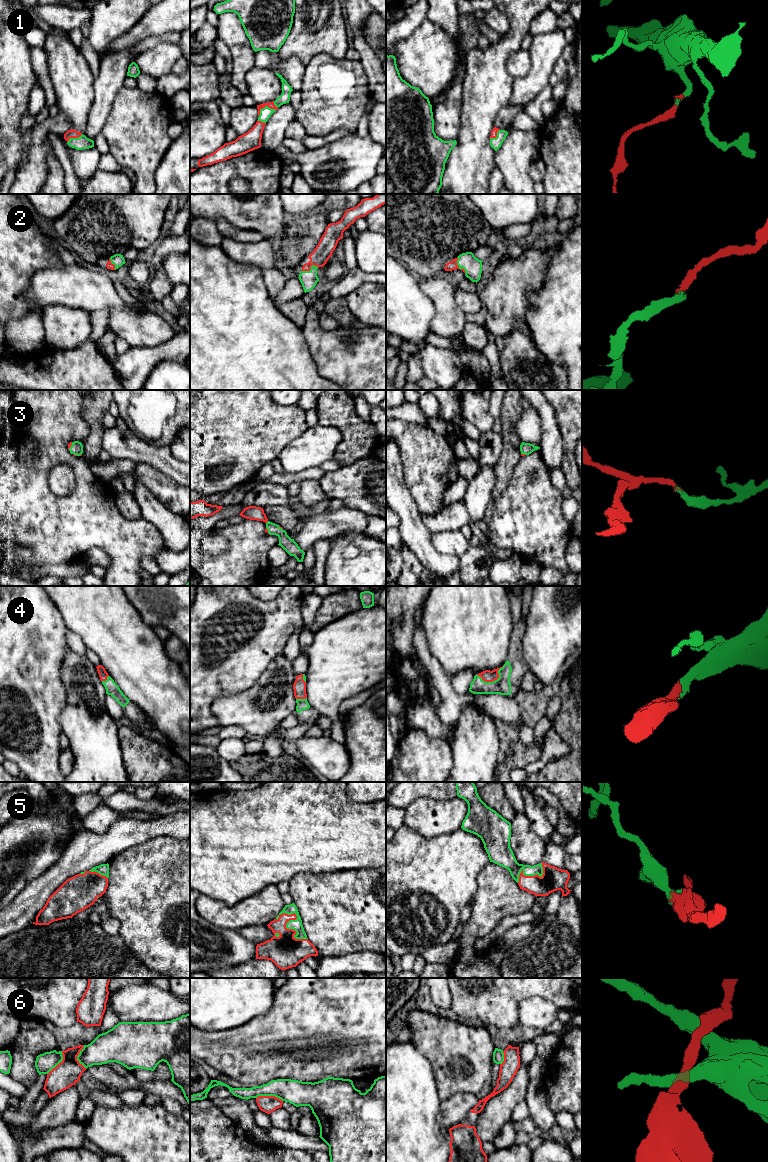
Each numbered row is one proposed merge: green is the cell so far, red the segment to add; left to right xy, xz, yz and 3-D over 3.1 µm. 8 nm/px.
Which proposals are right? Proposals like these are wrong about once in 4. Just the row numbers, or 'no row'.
1, 2, 3, 4, 5

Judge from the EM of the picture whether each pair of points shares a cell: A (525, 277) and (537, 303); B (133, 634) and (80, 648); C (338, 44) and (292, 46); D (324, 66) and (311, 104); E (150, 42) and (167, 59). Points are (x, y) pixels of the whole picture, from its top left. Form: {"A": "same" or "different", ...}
{"A": "different", "B": "different", "C": "same", "D": "same", "E": "different"}

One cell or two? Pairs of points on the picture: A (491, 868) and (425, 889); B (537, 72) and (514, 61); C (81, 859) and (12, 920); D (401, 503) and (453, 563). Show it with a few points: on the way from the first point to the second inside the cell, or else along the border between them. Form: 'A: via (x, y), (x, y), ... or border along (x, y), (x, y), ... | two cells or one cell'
A: border along (489, 861), (477, 877), (477, 890), (474, 894) | two cells
B: border along (529, 50), (530, 70), (525, 75), (514, 79) | two cells
C: via (64, 869), (29, 903) | one cell
D: via (410, 521), (411, 528), (418, 541), (435, 558) | one cell

